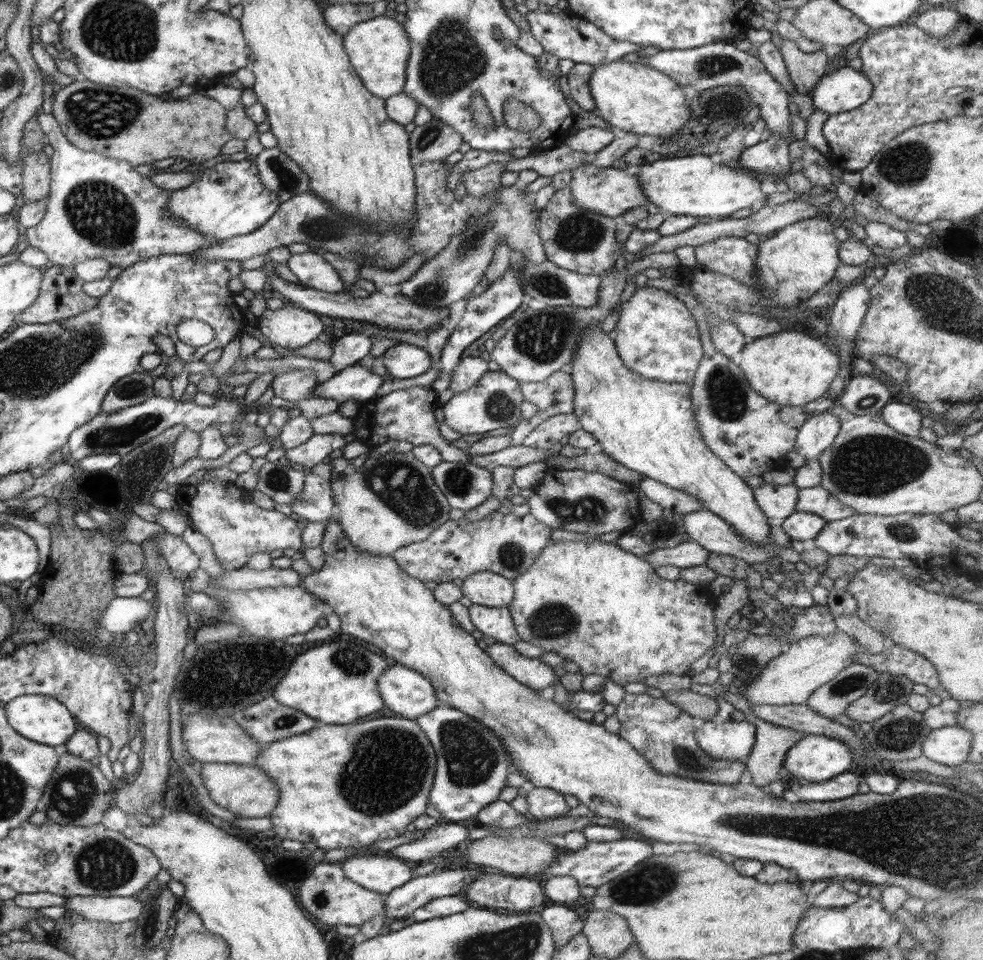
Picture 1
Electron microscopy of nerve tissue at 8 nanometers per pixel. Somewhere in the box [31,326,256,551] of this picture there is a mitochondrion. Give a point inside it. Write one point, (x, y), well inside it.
(117, 435)

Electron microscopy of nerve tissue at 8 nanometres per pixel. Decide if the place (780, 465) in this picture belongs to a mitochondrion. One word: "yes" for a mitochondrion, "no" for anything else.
no

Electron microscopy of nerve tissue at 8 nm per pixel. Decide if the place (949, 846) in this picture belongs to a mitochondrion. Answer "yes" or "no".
yes

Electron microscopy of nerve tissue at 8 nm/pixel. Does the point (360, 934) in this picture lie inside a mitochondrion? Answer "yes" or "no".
no

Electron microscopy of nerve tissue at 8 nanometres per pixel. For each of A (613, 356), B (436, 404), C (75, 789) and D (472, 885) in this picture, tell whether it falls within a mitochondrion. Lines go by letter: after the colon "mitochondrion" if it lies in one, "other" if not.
A: other
B: other
C: mitochondrion
D: other

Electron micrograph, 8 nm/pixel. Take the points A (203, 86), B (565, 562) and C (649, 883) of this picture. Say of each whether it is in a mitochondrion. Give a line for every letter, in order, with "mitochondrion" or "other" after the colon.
A: other
B: other
C: mitochondrion

